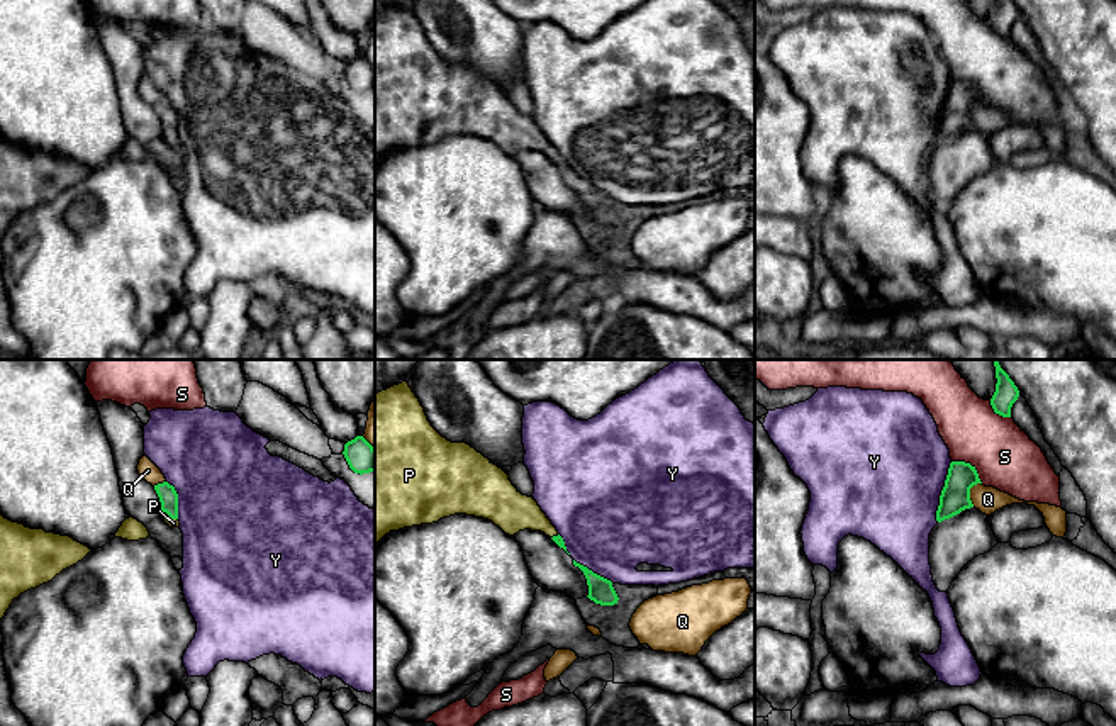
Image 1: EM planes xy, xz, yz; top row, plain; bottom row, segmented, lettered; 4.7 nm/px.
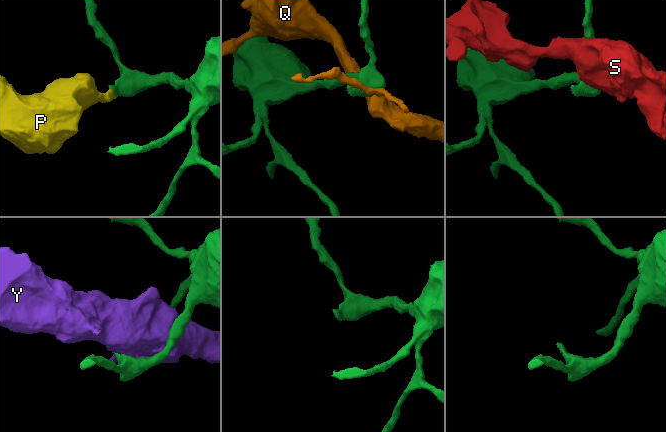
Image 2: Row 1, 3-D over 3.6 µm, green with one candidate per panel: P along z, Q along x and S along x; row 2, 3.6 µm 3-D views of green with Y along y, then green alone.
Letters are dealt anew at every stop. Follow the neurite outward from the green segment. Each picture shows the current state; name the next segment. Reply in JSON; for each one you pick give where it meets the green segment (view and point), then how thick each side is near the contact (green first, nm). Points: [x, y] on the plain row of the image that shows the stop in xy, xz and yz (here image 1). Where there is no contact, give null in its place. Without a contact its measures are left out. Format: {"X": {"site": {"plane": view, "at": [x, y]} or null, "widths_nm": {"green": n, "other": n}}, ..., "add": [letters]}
{"P": {"site": {"plane": "xy", "at": [170, 136]}, "widths_nm": {"green": 90, "other": 50}}, "add": ["P"]}

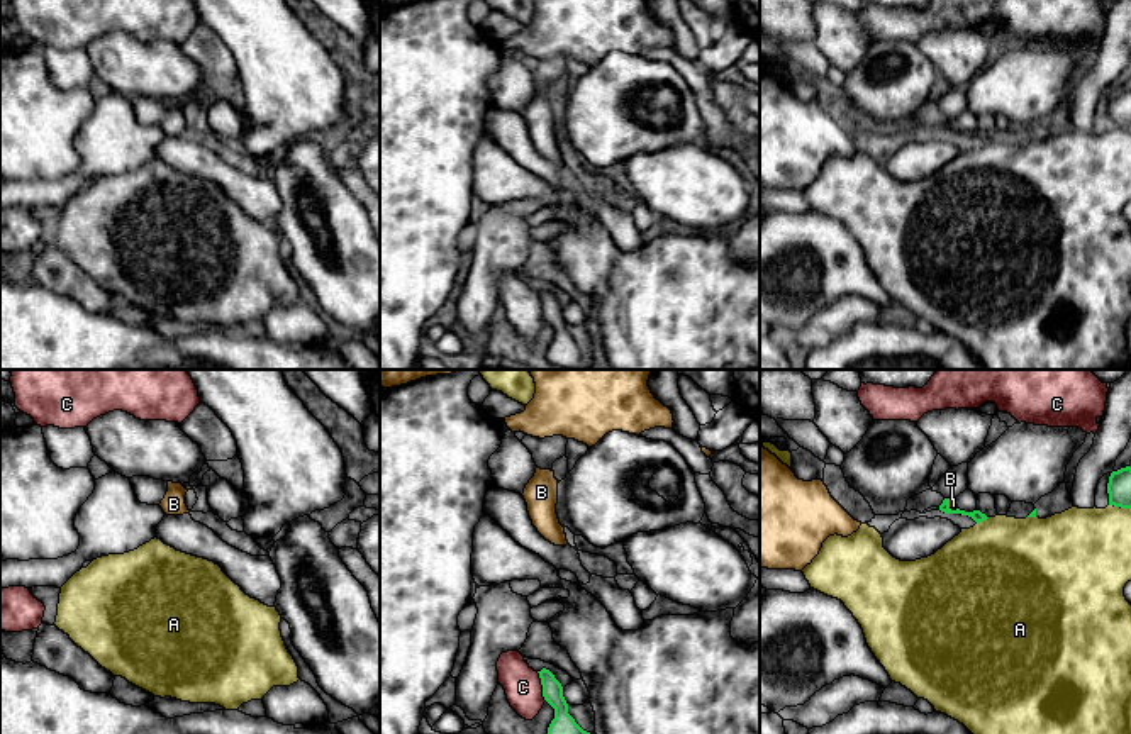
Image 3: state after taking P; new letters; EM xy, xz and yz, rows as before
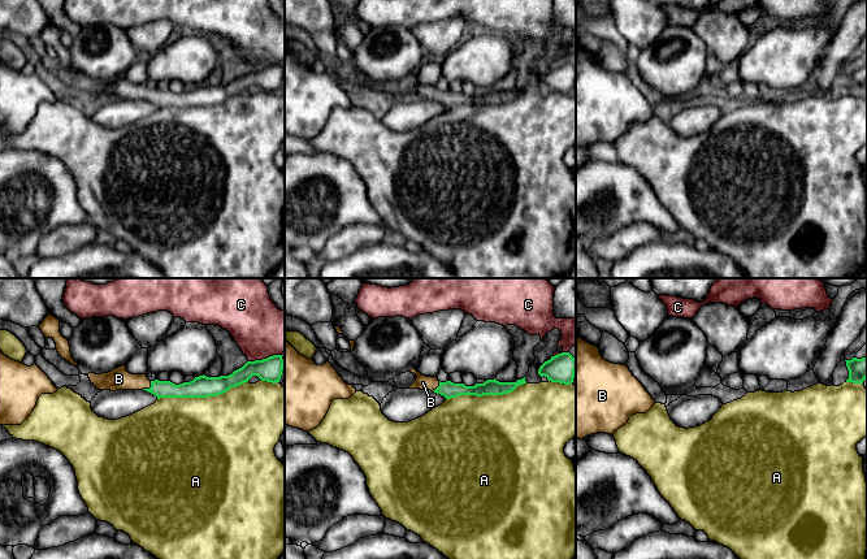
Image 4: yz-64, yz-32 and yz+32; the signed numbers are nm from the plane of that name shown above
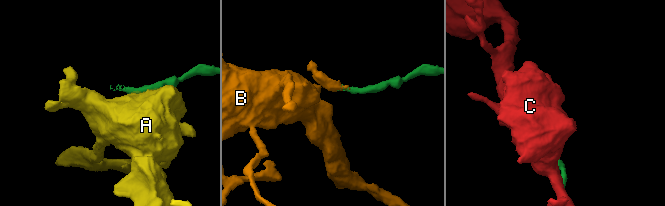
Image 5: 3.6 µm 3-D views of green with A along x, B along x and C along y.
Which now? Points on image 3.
{"add": []}

